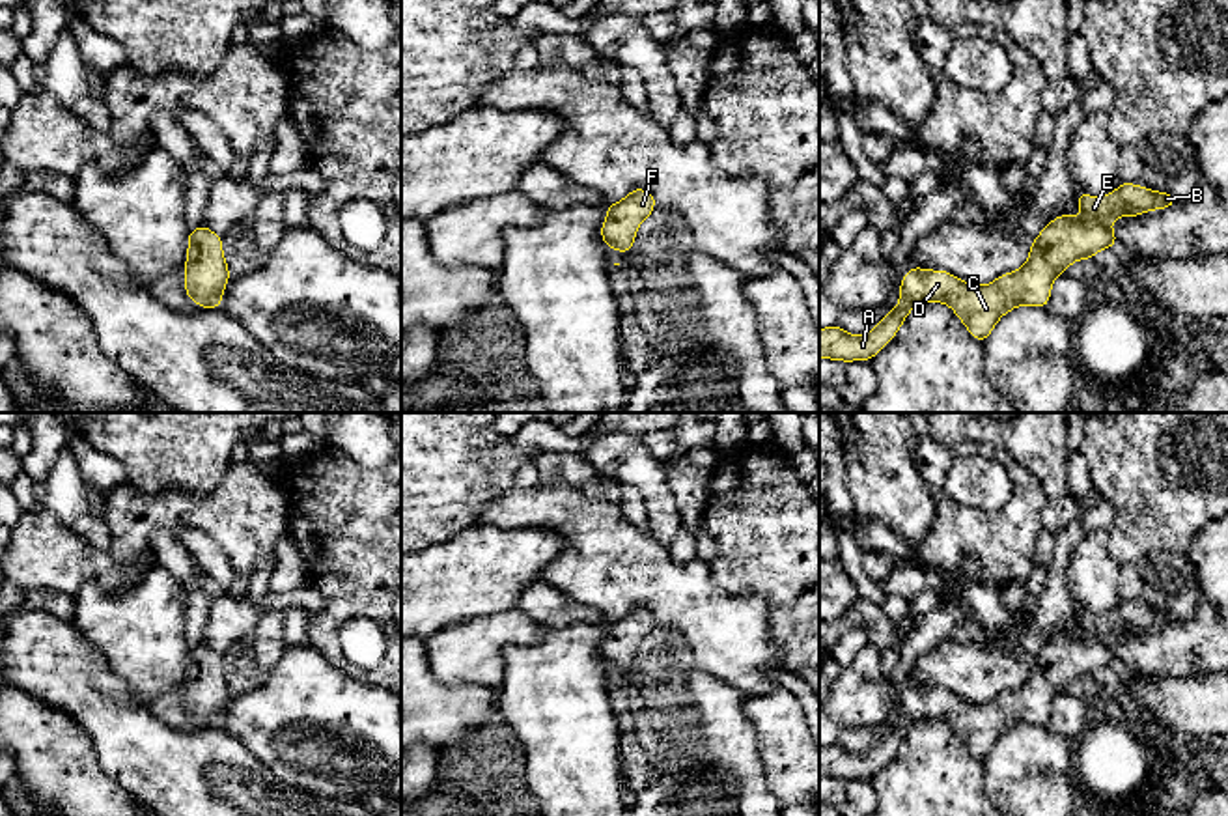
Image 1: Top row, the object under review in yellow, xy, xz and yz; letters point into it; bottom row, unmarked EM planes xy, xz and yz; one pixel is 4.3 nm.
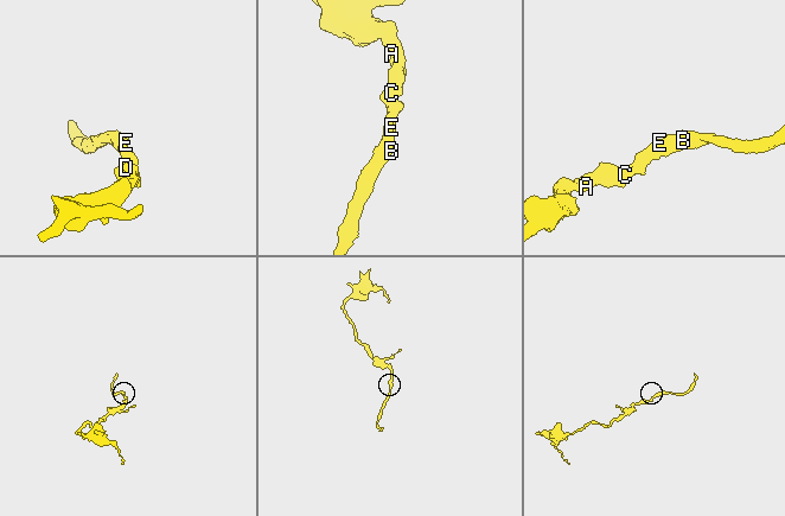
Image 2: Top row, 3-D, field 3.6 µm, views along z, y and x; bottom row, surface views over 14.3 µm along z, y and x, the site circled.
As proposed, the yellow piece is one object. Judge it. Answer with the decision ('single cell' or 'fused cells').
single cell

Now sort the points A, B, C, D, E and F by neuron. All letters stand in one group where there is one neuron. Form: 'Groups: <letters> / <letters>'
Groups: A B C D E F

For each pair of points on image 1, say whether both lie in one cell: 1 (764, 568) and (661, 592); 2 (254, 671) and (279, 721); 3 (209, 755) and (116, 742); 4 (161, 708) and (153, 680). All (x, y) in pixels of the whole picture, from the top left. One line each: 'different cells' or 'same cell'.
1: different cells
2: different cells
3: same cell
4: different cells

